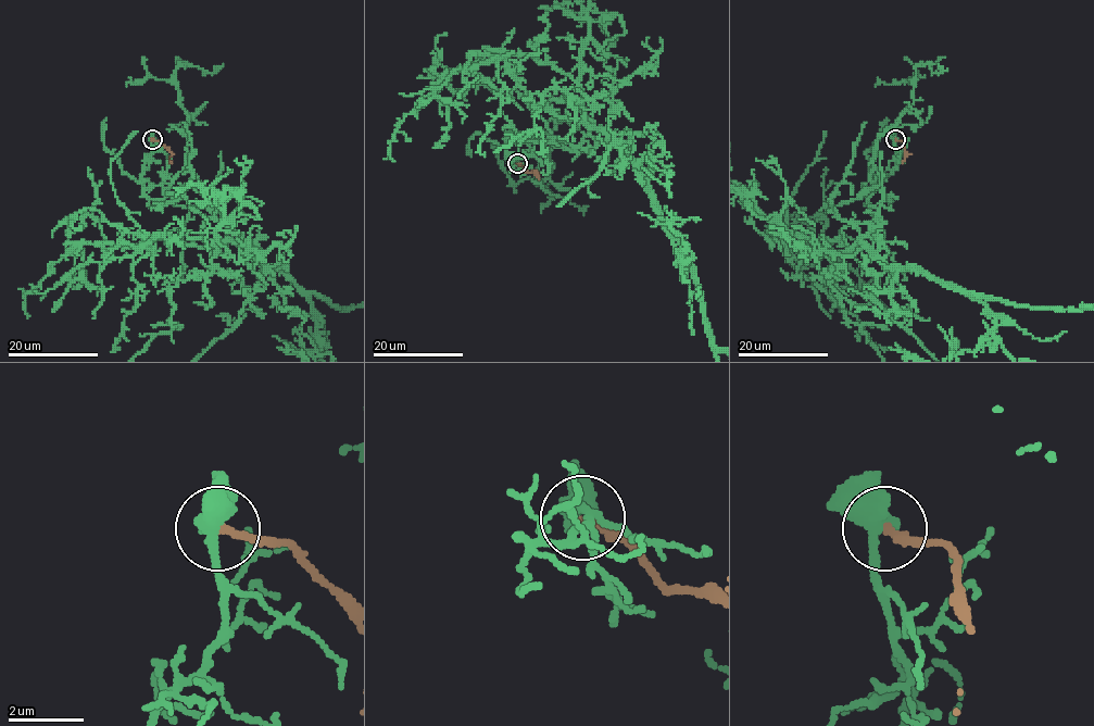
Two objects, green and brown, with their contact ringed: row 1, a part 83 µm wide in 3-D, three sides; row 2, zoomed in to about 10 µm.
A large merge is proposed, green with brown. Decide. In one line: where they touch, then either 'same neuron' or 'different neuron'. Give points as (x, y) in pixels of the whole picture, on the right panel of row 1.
(895, 139) | different neuron

